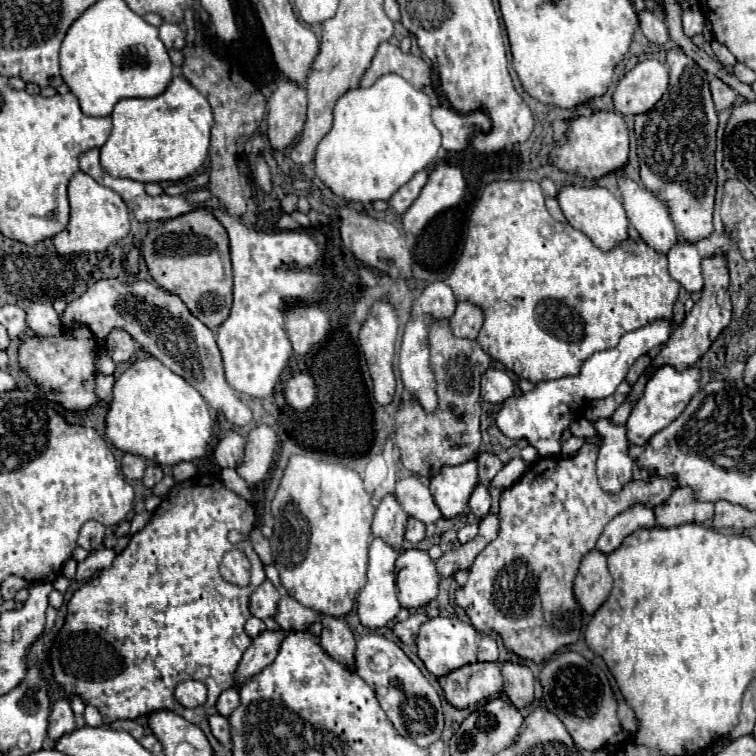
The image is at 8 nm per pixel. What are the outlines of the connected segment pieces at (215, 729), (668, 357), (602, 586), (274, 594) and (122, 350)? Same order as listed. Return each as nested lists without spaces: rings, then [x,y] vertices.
[[[212,714],[208,720],[210,720],[212,734],[214,734],[226,748],[230,748],[230,746],[232,746],[232,740],[230,740],[230,722],[228,722],[228,718],[222,716],[222,714]]]
[[[714,254],[708,258],[702,258],[702,274],[704,274],[704,288],[700,300],[694,304],[694,308],[686,314],[684,322],[672,332],[670,340],[662,346],[660,354],[652,360],[652,366],[658,368],[662,364],[670,364],[676,370],[684,370],[694,366],[702,354],[710,348],[710,344],[718,338],[718,334],[728,326],[732,318],[732,306],[730,306],[730,294],[728,294],[728,264],[724,254]]]
[[[590,550],[578,568],[574,580],[574,594],[582,610],[594,614],[608,598],[612,590],[612,576],[606,566],[606,554],[600,550]]]
[[[264,580],[250,596],[250,612],[260,620],[272,618],[276,614],[276,606],[280,598],[282,598],[282,592],[270,580]]]
[[[112,330],[106,338],[106,354],[116,362],[124,364],[136,356],[136,342],[124,330]]]

